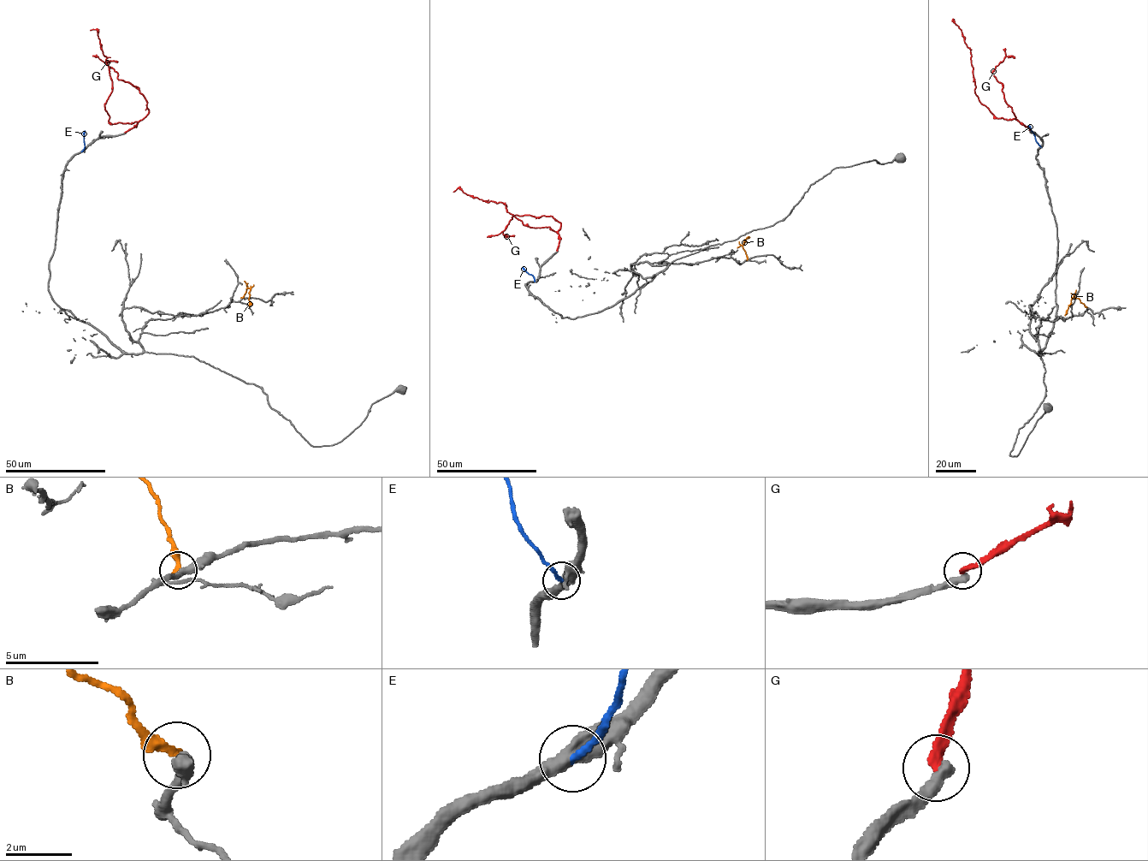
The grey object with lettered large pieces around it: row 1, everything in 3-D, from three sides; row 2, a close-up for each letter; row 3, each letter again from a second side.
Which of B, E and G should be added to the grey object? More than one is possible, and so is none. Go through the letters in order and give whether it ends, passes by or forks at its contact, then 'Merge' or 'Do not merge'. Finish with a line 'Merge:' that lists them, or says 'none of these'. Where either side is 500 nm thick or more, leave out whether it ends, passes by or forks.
B: It ends there. Do not merge
E: It ends there. Do not merge
G: It ends there. Do not merge
Merge: none of these

